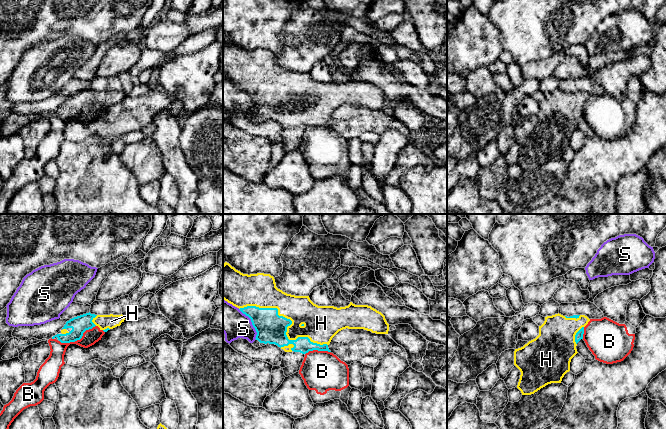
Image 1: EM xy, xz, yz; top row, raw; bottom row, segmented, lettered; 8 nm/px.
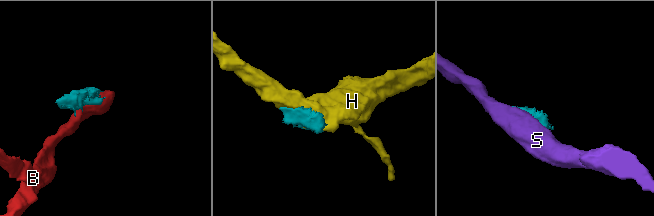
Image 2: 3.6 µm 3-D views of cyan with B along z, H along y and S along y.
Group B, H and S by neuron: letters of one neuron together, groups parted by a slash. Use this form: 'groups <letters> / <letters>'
groups B / H / S

